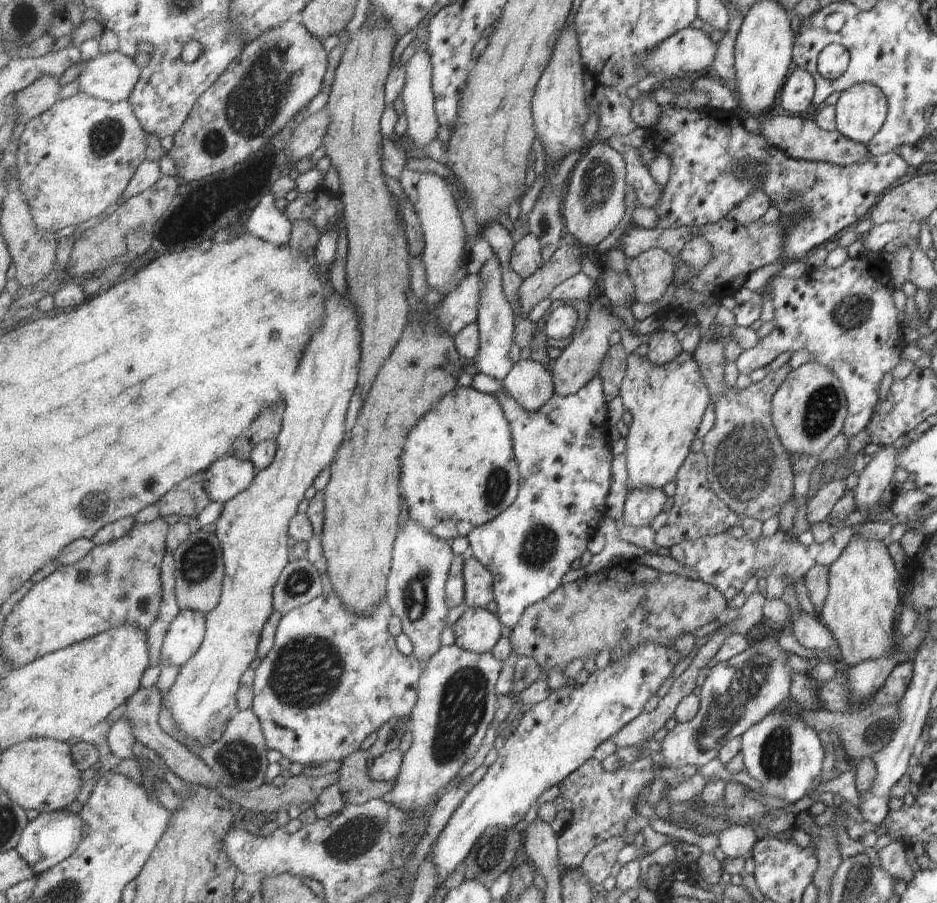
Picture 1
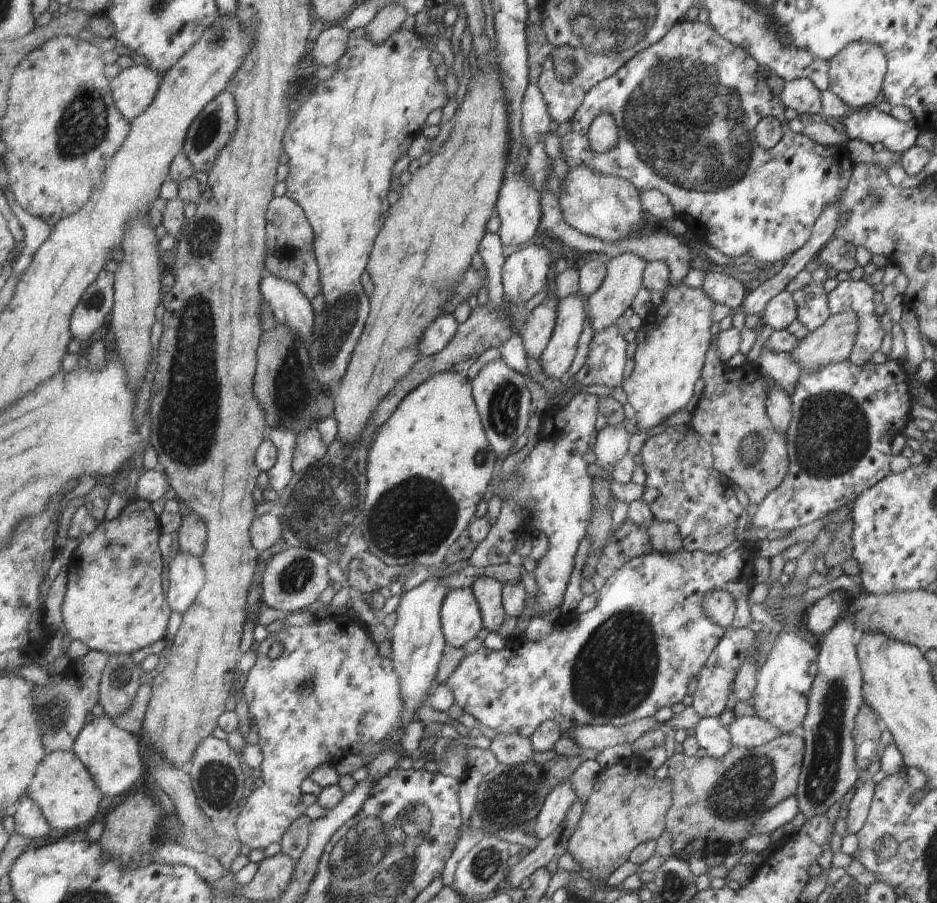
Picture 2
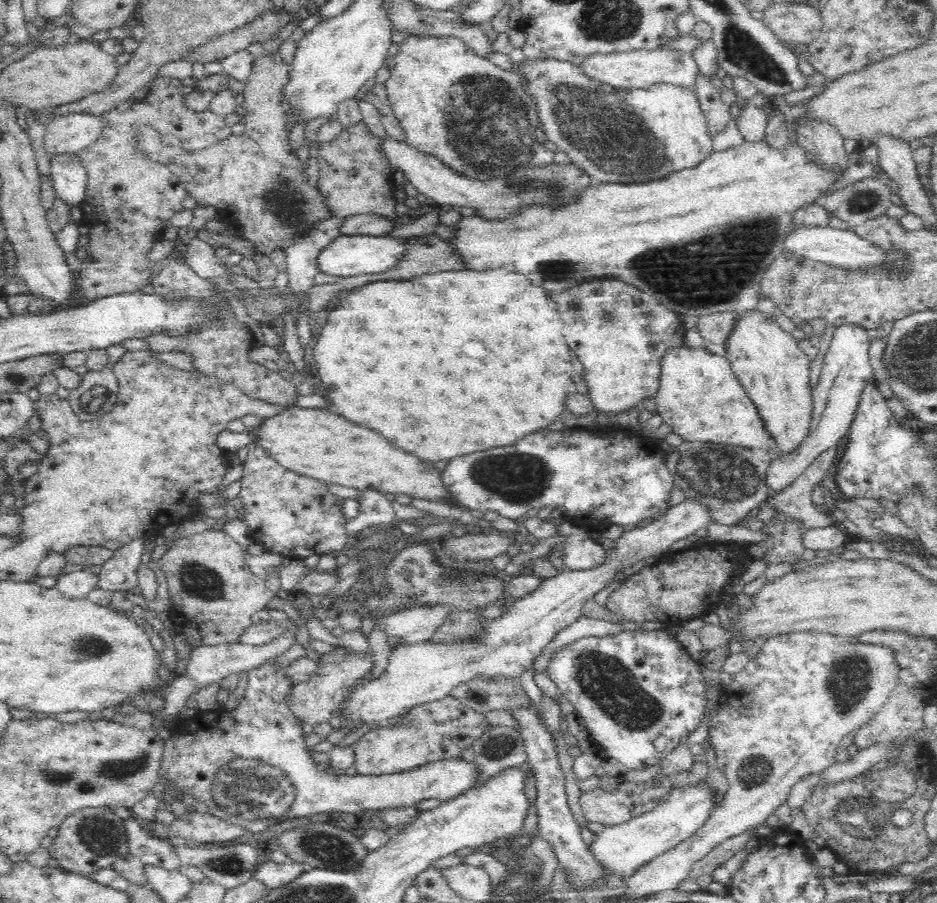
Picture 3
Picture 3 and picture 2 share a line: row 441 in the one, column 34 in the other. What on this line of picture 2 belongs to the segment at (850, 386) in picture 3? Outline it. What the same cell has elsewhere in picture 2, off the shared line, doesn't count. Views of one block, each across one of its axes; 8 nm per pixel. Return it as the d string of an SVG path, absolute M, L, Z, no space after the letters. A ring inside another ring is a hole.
M28 795L19 802L13 817L15 822L13 832L19 832L21 836L31 840L41 840L49 836L49 832L53 830L41 808Z

